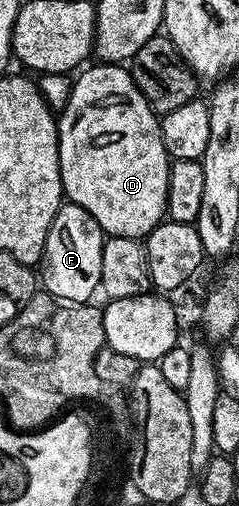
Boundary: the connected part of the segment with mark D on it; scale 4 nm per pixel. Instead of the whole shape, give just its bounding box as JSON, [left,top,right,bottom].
[57,65,172,240]

